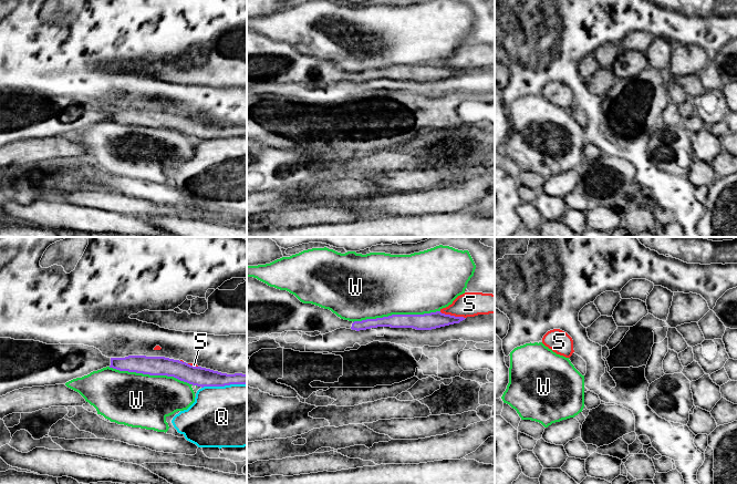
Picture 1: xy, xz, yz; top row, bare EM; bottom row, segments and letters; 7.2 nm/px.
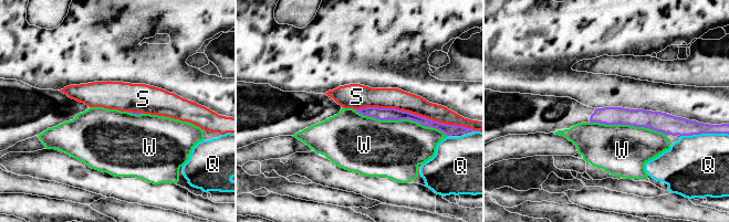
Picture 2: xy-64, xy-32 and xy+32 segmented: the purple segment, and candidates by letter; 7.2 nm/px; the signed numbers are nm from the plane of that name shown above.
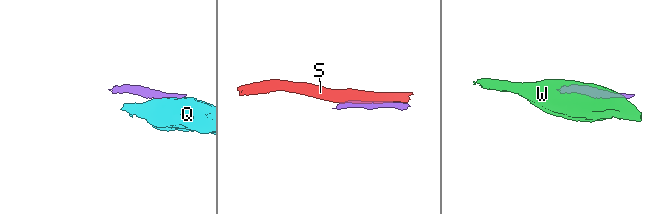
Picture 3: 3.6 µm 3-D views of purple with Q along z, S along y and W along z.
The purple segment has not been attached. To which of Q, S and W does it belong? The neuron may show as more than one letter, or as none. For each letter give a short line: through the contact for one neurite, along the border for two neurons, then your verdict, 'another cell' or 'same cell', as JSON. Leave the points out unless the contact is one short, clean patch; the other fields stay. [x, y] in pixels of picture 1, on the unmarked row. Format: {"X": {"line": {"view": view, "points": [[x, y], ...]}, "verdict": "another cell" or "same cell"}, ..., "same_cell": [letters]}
{"Q": {"line": {"view": "xy", "points": [[246, 135], [204, 137], [201, 140]]}, "verdict": "another cell"}, "S": {"verdict": "another cell"}, "W": {"verdict": "another cell"}, "same_cell": []}

